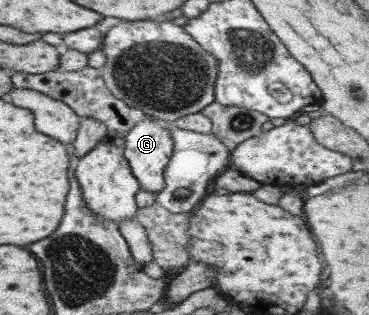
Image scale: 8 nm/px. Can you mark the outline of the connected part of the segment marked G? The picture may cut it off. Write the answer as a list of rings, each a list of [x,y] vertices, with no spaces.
[[[142,116],[124,136],[124,157],[127,159],[131,174],[137,180],[139,188],[158,193],[164,187],[163,169],[173,150],[168,130],[152,116]]]

